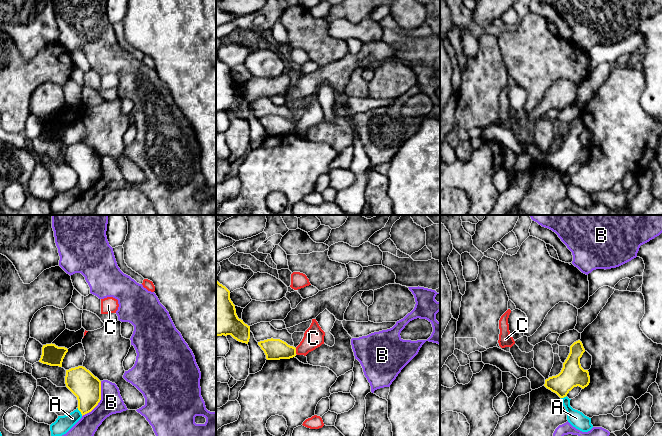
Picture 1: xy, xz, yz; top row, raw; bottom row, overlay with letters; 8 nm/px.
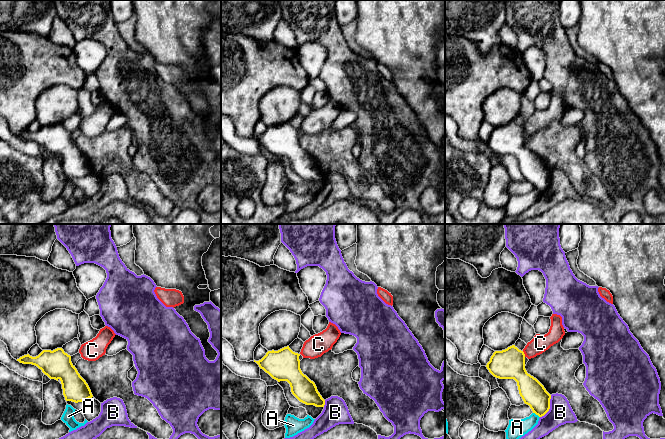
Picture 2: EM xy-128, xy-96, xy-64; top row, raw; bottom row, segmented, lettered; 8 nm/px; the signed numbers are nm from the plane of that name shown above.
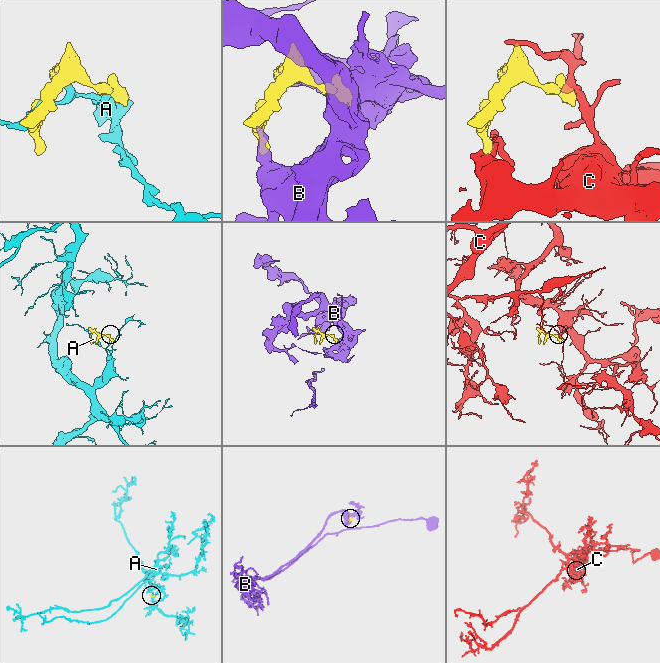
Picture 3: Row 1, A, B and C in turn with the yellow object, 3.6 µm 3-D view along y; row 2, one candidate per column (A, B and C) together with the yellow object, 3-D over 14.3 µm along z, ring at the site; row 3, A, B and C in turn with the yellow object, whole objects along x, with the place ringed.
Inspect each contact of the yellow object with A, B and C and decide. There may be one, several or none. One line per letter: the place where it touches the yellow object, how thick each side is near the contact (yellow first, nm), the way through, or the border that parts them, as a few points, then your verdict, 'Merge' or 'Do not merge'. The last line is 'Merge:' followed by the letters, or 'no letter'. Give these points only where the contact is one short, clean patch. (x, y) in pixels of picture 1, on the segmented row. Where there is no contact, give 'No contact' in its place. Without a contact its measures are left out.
A: Touches yellow at xy (79, 410). Thickness 220 nm (yellow) against 140 nm. Do not merge
B: Touches yellow at xy (100, 399). Thickness 220 nm (yellow) against 180 nm. Boundary: xy (101, 381), (100, 401), (82, 416). Do not merge
C: Touches yellow at xz (295, 351). Thickness 180 nm (yellow) against 160 nm. Boundary: xz (295, 348), (296, 353). Do not merge
Merge: no letter

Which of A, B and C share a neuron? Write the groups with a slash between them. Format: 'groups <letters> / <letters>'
groups A / B / C

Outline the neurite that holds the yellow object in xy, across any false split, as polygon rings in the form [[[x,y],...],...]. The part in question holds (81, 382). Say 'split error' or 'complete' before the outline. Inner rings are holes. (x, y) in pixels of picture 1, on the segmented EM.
complete; [[[83,366],[66,370],[66,387],[77,397],[82,416],[91,412],[101,400],[101,381]]]

